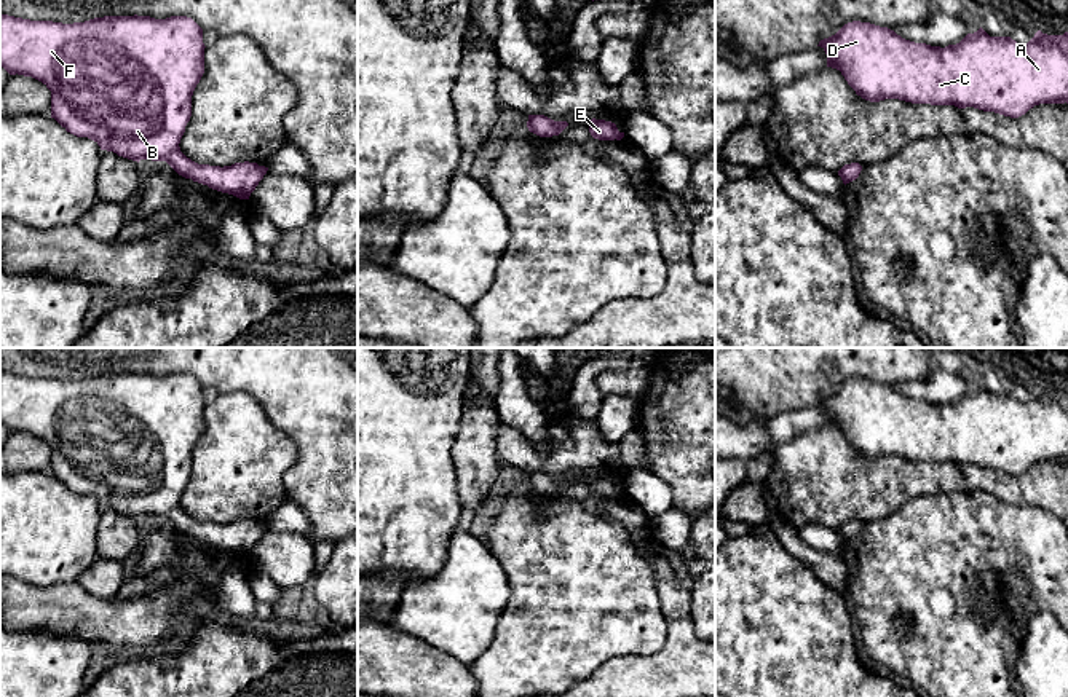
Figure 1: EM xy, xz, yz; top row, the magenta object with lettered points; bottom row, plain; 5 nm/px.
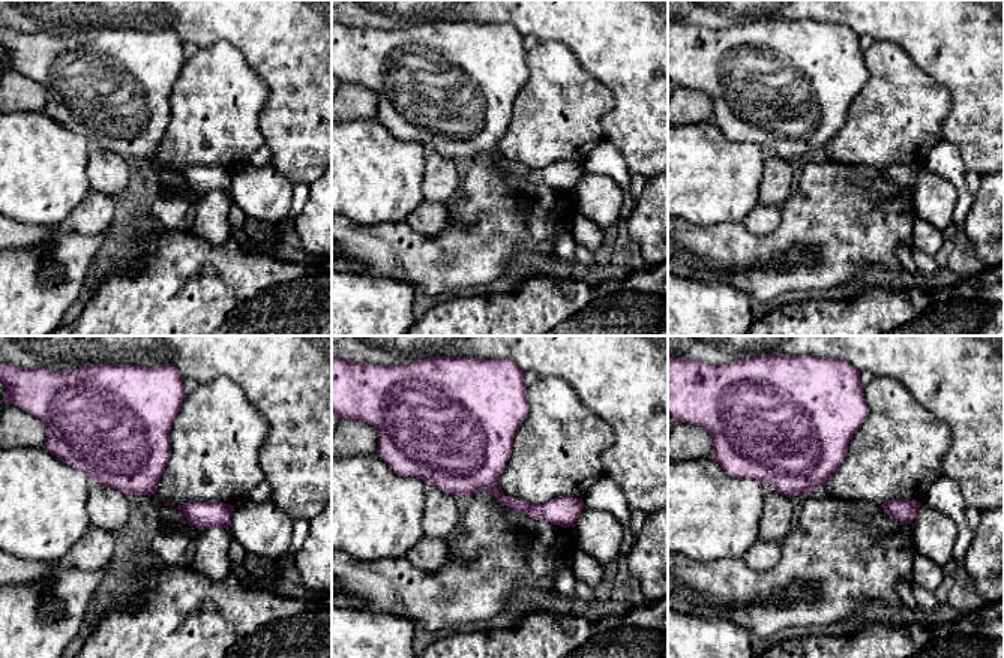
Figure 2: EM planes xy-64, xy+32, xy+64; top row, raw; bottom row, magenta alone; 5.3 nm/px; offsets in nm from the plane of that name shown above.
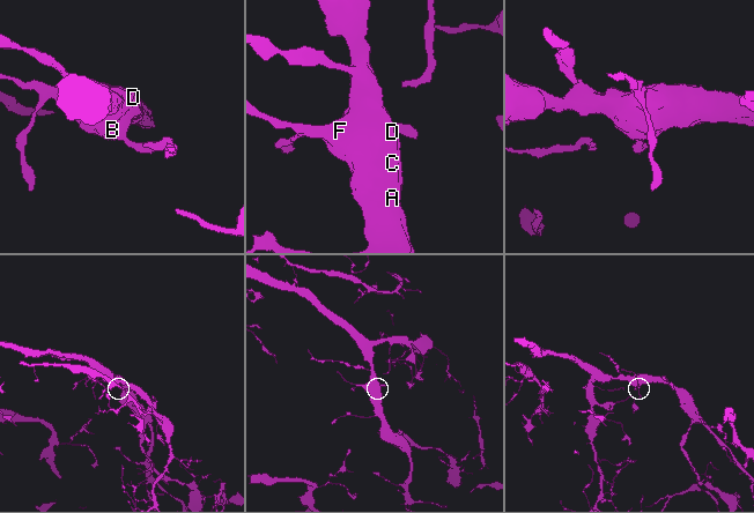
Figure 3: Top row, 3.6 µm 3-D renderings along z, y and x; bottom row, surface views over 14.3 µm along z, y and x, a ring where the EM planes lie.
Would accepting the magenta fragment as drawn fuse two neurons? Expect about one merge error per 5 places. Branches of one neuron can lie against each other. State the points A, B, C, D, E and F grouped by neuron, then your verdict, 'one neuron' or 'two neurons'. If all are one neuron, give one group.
groups A B C D E F; one neuron

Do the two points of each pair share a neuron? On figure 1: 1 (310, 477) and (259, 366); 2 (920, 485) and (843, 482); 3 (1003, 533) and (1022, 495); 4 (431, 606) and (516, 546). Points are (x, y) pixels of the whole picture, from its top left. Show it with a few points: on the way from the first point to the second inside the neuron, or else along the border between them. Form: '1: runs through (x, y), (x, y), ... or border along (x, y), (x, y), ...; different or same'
1: runs through (310, 450), (310, 417), (286, 393); same
2: runs through (901, 482), (862, 482); same
3: border along (982, 492), (1008, 503), (1041, 506), (1051, 512); different
4: border along (486, 544), (506, 576), (510, 594); different

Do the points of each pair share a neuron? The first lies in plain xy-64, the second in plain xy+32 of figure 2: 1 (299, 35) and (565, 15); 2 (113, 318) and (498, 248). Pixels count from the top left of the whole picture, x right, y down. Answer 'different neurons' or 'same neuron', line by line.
1: same neuron
2: different neurons

